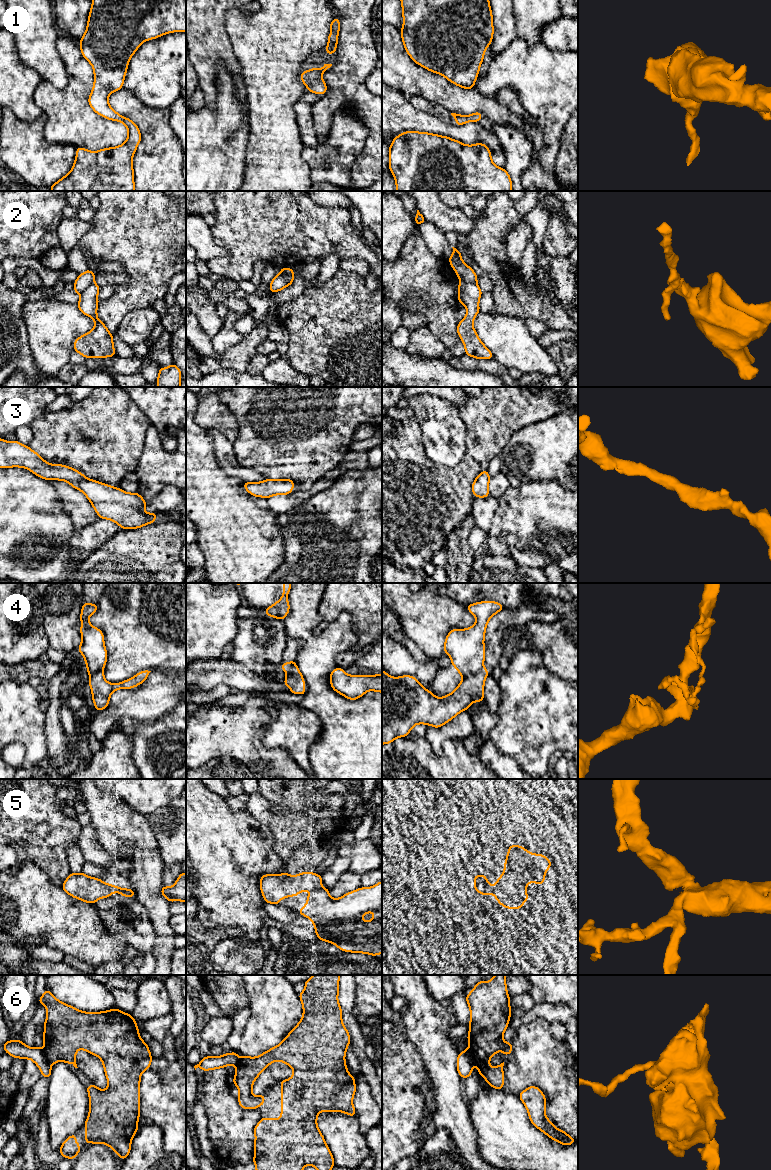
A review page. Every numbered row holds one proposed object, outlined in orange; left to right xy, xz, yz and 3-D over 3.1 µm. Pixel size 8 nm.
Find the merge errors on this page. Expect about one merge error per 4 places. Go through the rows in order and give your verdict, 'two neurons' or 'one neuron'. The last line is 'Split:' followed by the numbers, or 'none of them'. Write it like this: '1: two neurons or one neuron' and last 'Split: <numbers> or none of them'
1: one neuron
2: two neurons
3: one neuron
4: two neurons
5: one neuron
6: two neurons
Split: 2, 4, 6

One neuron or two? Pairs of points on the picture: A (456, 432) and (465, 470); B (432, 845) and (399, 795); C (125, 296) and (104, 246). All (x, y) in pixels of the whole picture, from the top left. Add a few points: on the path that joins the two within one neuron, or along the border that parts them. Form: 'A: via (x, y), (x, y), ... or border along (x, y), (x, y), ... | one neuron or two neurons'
A: border along (467, 436), (463, 459), (454, 466), (440, 465) | two neurons
B: via (420, 833), (410, 814), (403, 807) | one neuron
C: via (133, 282), (133, 267), (118, 252) | one neuron

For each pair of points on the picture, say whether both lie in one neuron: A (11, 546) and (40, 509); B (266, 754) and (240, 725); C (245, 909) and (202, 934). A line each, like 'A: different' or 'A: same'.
A: same
B: different
C: different

